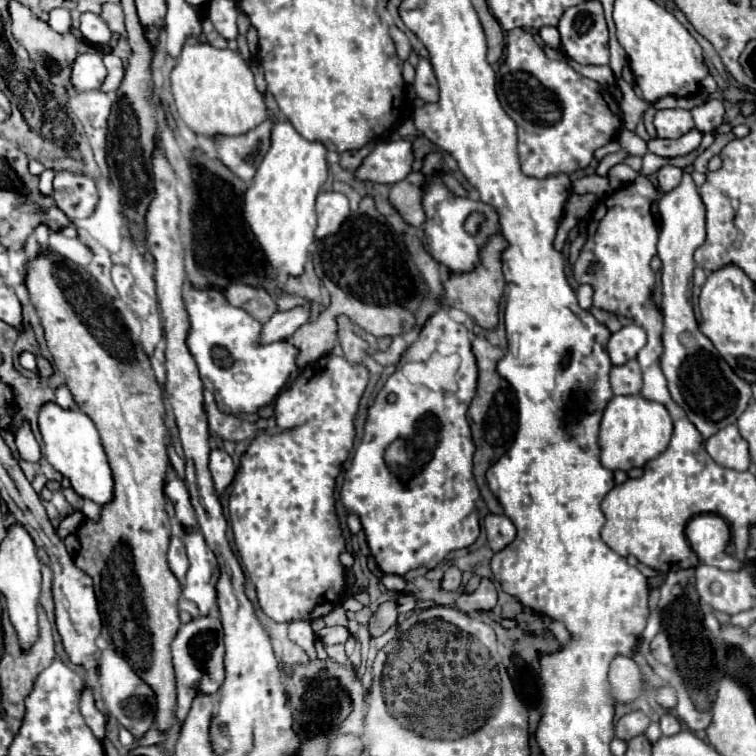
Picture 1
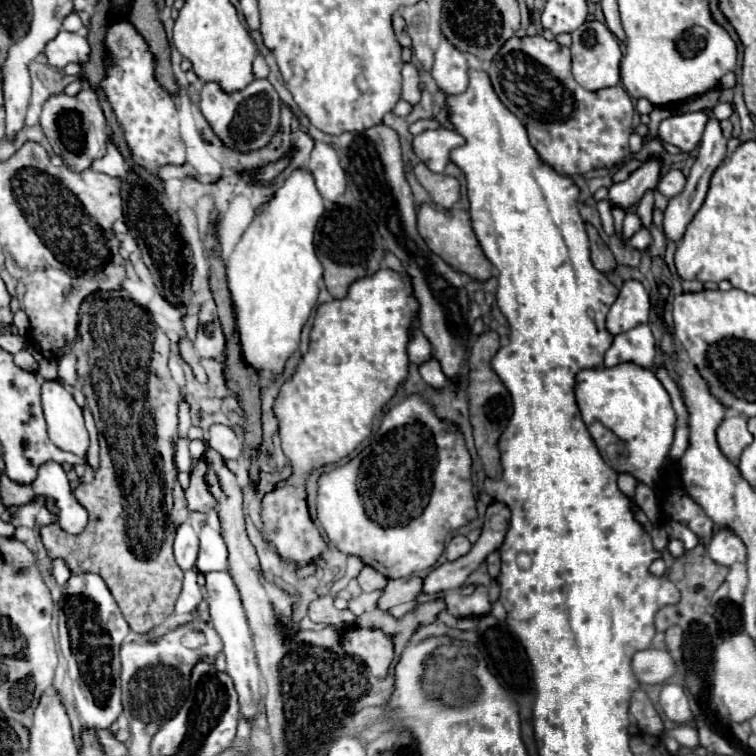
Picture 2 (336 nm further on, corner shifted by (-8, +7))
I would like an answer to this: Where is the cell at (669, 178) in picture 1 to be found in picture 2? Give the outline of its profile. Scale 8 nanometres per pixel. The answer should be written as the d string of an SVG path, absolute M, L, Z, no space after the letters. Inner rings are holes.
M667 170L667 172L661 176L661 180L659 180L659 184L657 184L657 190L659 190L665 198L673 198L673 196L677 196L677 194L683 190L683 186L685 186L685 176L683 176L683 172L681 172L681 170Z

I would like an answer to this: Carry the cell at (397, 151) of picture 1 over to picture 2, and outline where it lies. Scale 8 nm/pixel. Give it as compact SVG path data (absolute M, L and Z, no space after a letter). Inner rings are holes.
M425 130L423 134L415 136L415 154L433 170L443 172L449 164L451 150L465 144L465 138L457 130Z

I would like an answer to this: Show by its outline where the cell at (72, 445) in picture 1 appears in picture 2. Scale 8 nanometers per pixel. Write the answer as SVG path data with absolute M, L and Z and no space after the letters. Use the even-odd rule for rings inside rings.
M57 380L41 384L41 404L47 420L51 442L67 452L85 456L89 448L89 434L83 422L83 412Z

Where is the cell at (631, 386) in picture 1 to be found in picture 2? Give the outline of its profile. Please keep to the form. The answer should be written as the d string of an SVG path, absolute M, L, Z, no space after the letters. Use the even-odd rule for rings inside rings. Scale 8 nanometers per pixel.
M639 324L623 334L617 334L611 348L605 352L605 366L611 368L621 362L635 362L649 368L655 358L655 338L649 324Z

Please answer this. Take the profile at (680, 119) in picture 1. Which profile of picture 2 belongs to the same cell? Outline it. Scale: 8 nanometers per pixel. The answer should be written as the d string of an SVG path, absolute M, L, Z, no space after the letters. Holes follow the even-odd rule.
M691 112L665 118L659 126L659 138L667 144L677 146L683 152L691 152L699 146L707 120L709 118L705 112Z

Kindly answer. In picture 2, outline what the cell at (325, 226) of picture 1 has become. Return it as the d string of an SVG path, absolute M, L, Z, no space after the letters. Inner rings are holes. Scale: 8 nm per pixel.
M313 140L313 152L309 158L309 172L315 178L315 186L323 200L337 200L345 192L345 172L339 164L339 156L333 146Z

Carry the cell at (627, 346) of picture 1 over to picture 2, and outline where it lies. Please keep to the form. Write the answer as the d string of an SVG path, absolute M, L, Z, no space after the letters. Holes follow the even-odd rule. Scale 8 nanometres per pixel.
M627 280L619 288L617 300L607 314L607 330L615 336L643 322L649 322L651 300L639 280Z

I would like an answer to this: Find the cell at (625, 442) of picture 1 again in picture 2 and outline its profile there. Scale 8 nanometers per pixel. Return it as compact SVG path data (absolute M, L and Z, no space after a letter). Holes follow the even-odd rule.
M633 362L613 368L585 368L576 376L574 394L581 418L603 460L615 472L631 474L637 482L655 488L665 474L677 422L671 398L655 372Z

